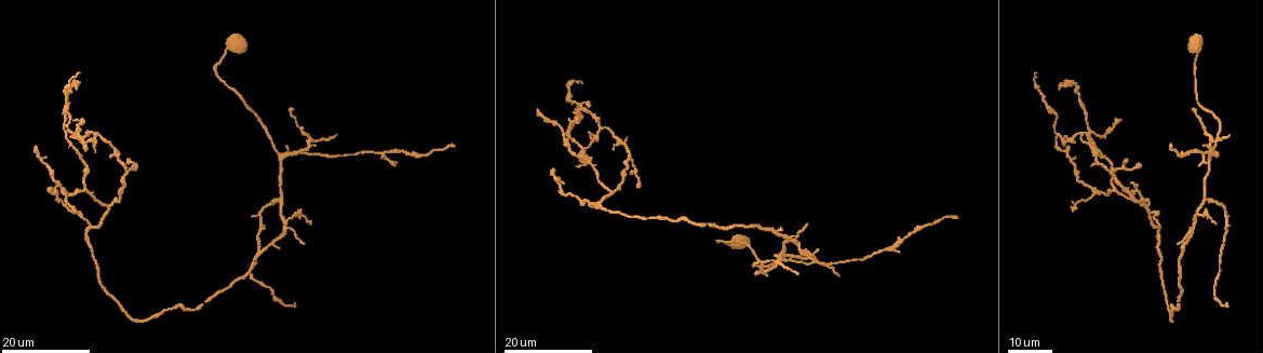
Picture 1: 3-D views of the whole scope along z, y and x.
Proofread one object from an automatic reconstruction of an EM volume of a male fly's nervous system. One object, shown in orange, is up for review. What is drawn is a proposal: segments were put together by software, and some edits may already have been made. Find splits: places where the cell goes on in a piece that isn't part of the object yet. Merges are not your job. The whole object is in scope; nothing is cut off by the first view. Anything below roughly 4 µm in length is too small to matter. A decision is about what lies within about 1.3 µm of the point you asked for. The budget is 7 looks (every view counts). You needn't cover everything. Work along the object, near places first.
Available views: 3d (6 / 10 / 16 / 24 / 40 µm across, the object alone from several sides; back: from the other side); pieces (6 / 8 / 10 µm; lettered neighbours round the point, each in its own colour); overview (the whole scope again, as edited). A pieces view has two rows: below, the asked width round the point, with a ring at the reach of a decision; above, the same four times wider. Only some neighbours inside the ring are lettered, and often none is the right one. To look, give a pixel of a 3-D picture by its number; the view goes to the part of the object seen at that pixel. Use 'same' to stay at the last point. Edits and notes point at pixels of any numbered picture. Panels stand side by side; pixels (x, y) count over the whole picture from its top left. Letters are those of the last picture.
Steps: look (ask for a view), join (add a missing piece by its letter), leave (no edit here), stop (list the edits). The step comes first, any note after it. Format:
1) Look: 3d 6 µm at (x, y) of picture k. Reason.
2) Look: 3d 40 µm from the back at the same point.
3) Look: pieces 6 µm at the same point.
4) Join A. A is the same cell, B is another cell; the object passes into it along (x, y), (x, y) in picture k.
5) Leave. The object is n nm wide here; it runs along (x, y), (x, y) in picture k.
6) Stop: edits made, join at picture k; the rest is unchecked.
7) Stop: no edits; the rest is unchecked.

Look: 3d 24 µm at (1227, 302) of picture 1. An open end.

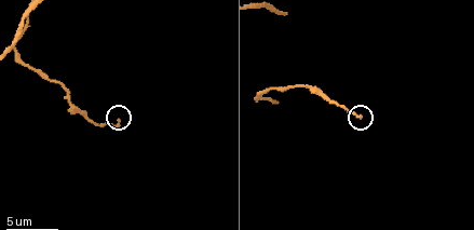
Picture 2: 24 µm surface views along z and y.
Look: pieces 8 µm at (361, 116) of picture 2.

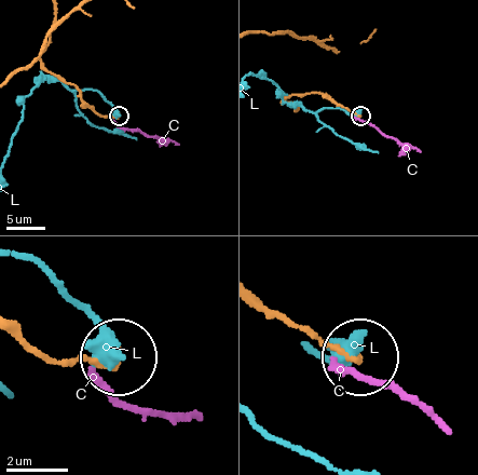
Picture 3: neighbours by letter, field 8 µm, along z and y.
Leave. C and L are other cells; it runs along (263, 304), (287, 325), (354, 356) in picture 3; no lettered piece goes on from it.

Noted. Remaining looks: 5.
Look: 3d 16 µm at (1058, 88) of picture 1. Tapers out.

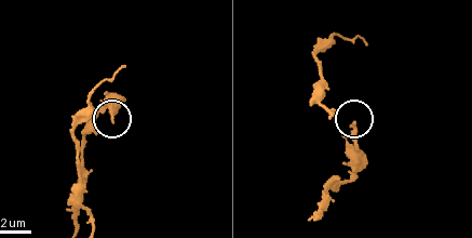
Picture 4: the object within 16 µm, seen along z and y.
Look: pieces 8 µm at (112, 120) of picture 4.

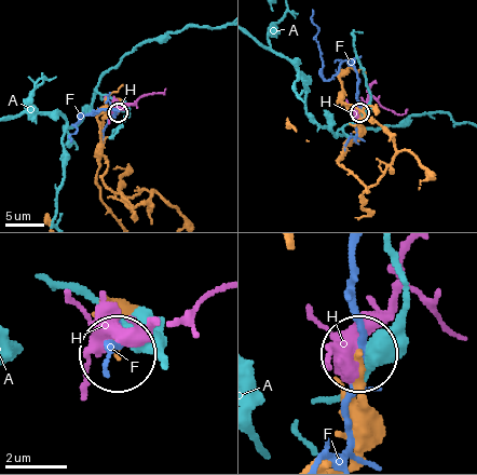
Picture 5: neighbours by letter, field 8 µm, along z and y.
Leave. A, F and H are other cells; it runs along (353, 452), (356, 354) in picture 5; none of them fits.

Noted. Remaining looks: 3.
Look: 3d 16 µm at (285, 145) of picture 1. Thin end.

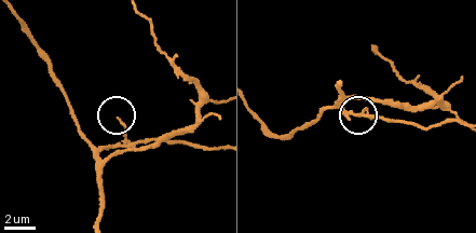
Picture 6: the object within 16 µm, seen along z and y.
Look: pieces 10 µm at (118, 119) of picture 6. What lies round it.

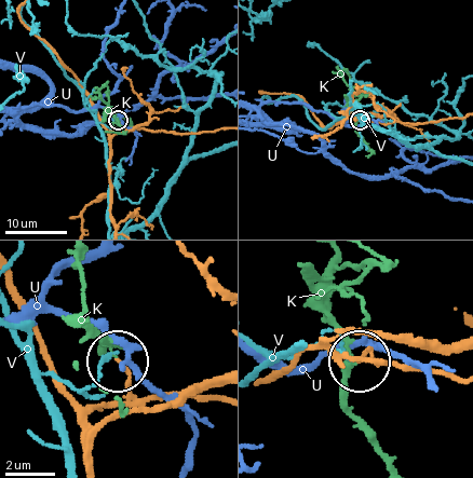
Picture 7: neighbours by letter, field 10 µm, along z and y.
Leave. K, U and V are other cells; no lettered piece goes on from it.

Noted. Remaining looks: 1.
Stop: no edits; the rest is unchecked.

